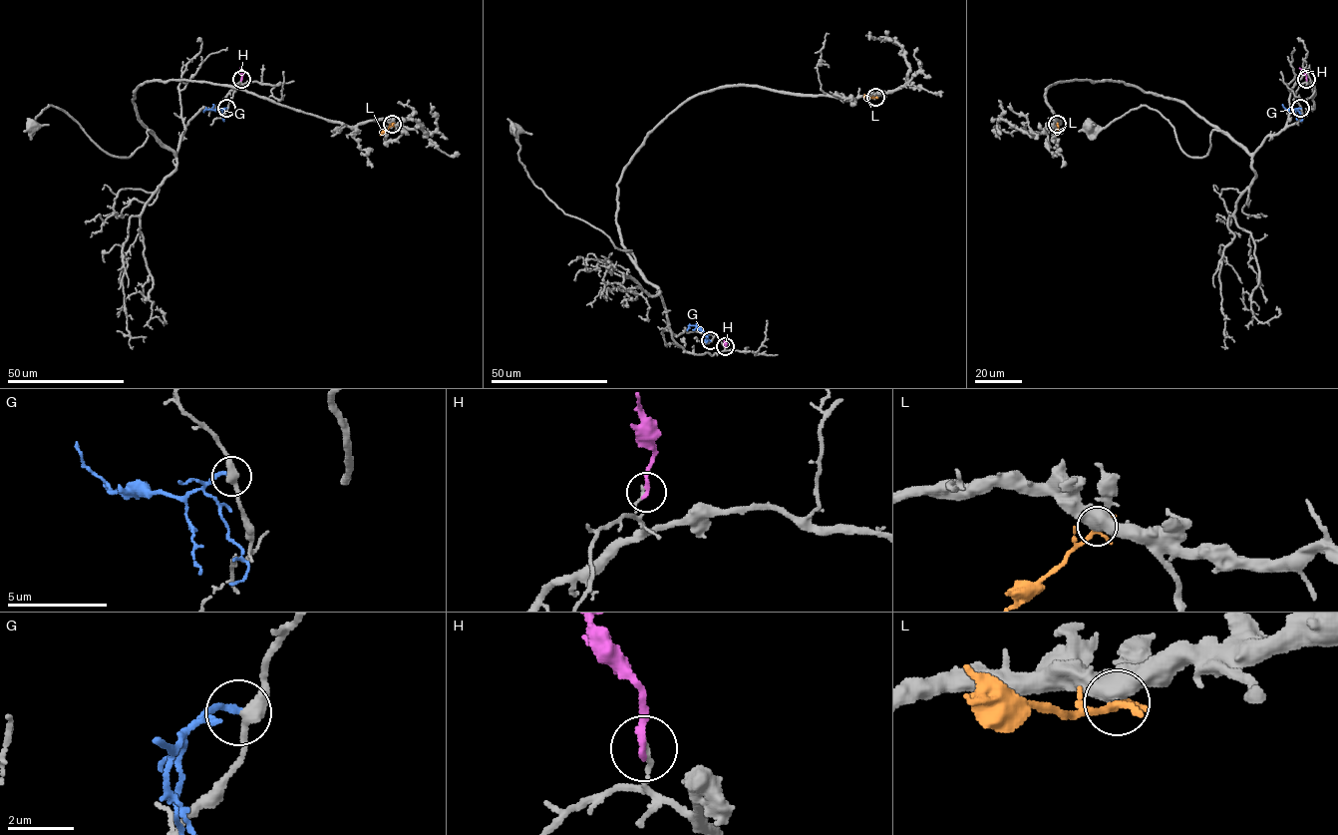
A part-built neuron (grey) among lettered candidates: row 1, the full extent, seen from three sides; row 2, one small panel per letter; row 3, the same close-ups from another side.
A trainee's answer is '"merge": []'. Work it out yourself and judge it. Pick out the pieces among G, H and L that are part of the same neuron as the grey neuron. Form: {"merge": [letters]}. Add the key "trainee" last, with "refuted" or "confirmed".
{"merge": [], "trainee": "confirmed"}

